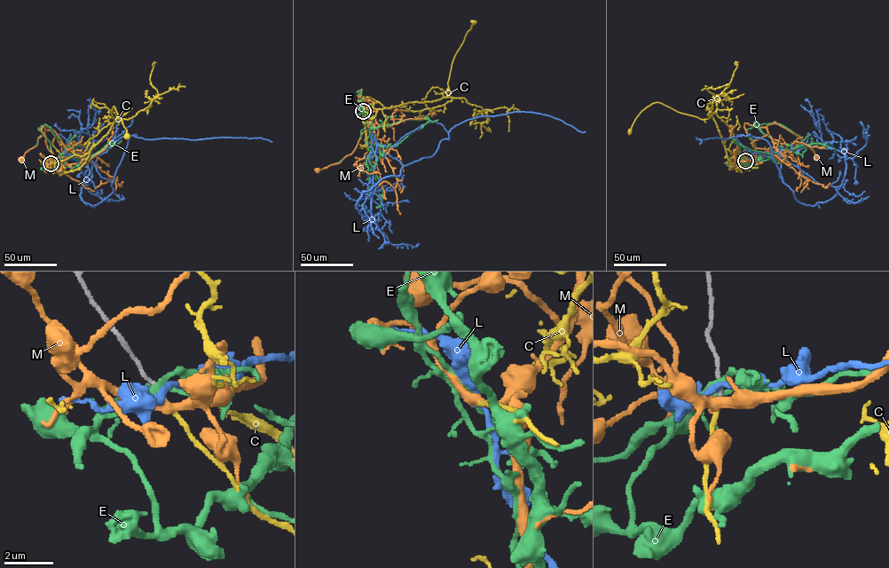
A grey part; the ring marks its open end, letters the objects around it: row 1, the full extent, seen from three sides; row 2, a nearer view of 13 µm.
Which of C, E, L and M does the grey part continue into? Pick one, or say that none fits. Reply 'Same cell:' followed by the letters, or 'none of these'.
Same cell: C

